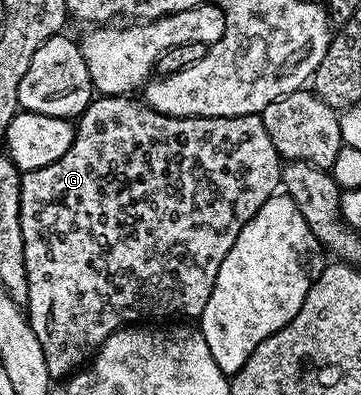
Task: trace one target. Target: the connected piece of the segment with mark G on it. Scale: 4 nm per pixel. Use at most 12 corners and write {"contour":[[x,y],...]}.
{"contour":[[100,95],[22,173],[52,378],[198,318],[280,191],[258,116]]}

